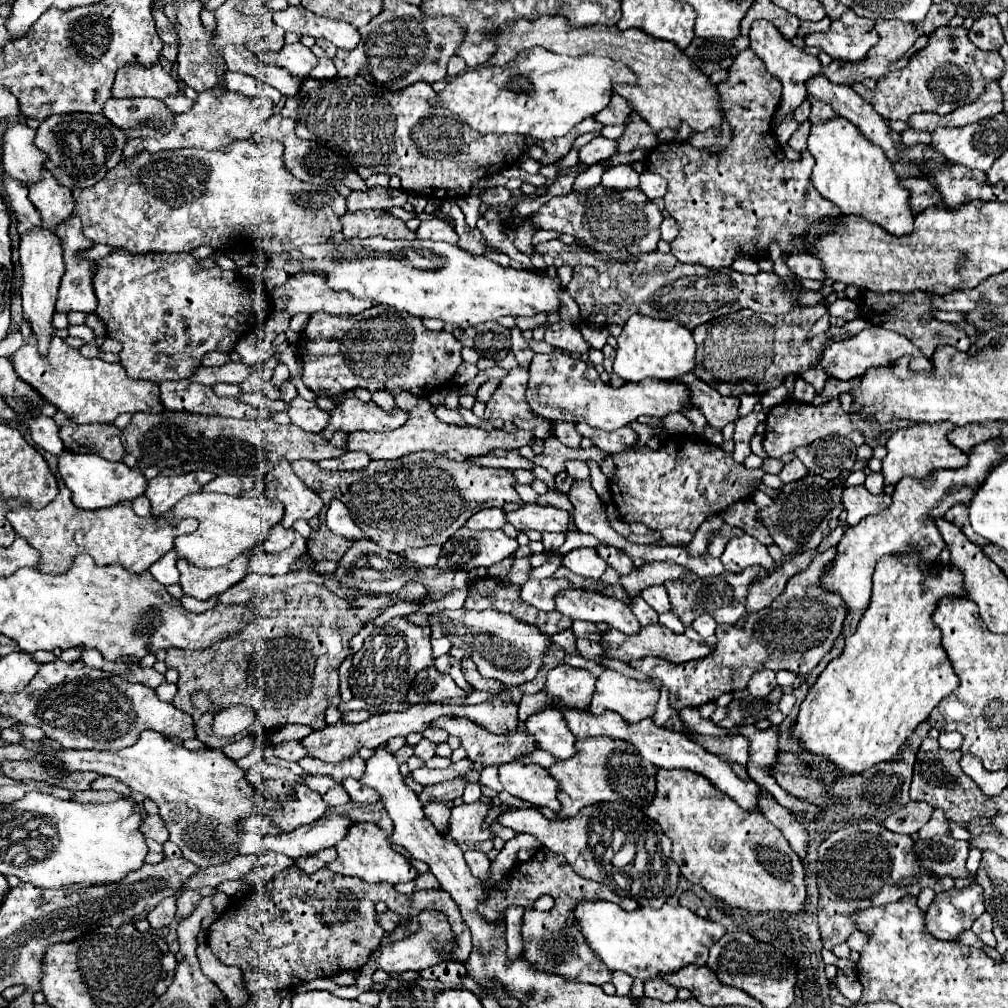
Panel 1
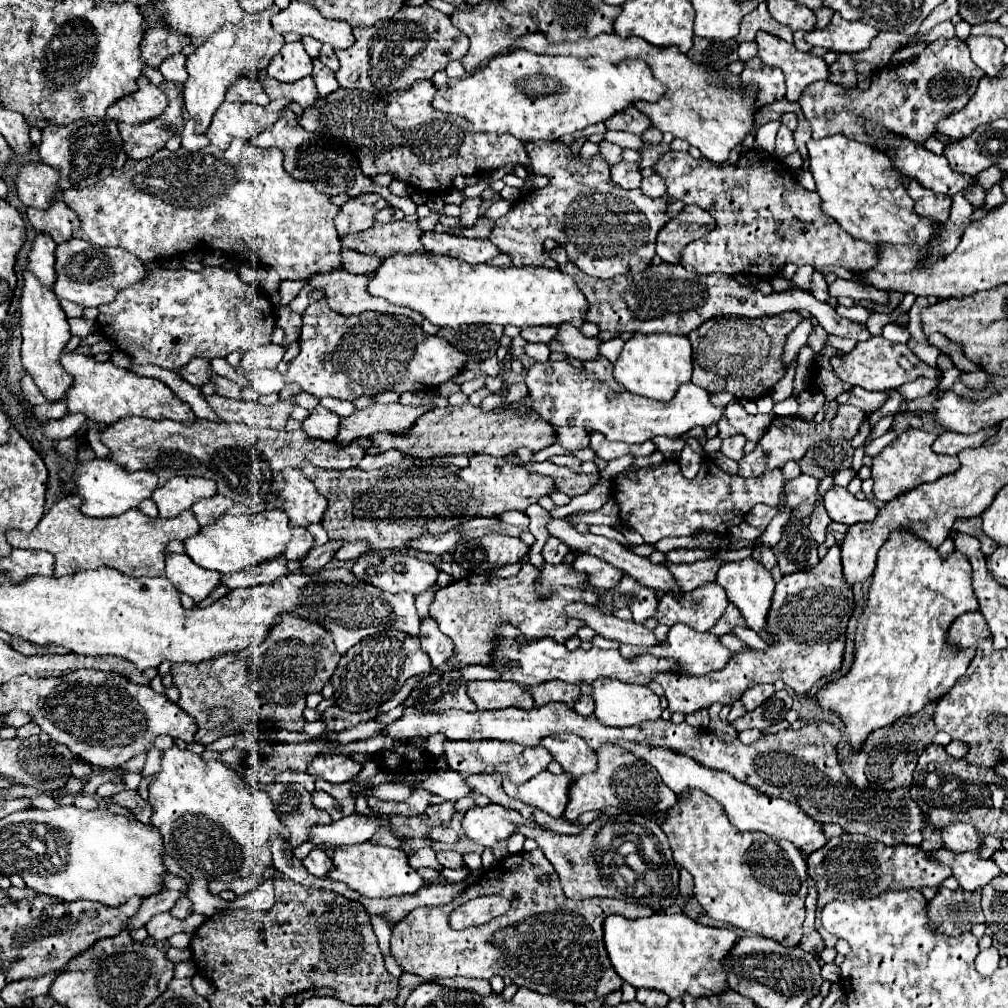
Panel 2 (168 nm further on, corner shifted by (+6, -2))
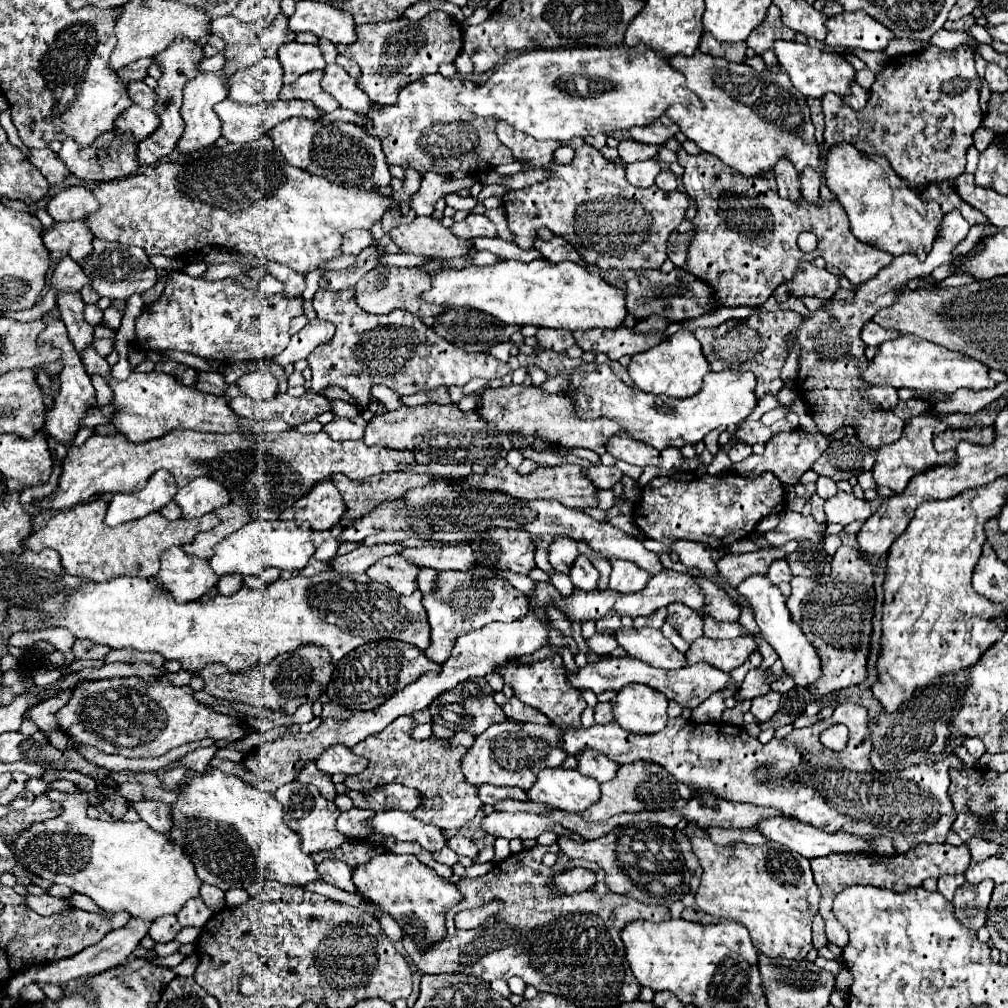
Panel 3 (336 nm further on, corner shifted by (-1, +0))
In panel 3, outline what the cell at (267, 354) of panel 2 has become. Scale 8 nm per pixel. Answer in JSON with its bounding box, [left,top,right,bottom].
[272,320,334,368]

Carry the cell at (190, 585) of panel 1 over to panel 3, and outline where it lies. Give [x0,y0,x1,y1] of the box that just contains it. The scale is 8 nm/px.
[156,546,218,602]

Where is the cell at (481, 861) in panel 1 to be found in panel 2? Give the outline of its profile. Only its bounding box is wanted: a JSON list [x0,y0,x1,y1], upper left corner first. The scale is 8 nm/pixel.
[437,850,463,868]

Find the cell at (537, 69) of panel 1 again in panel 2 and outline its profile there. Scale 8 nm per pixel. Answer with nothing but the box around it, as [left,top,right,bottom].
[447,50,667,142]

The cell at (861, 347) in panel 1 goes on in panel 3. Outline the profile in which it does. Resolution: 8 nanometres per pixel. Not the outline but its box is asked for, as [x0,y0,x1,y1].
[862,336,996,394]

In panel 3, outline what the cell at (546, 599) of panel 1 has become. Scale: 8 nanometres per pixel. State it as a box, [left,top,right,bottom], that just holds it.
[570,556,598,590]

